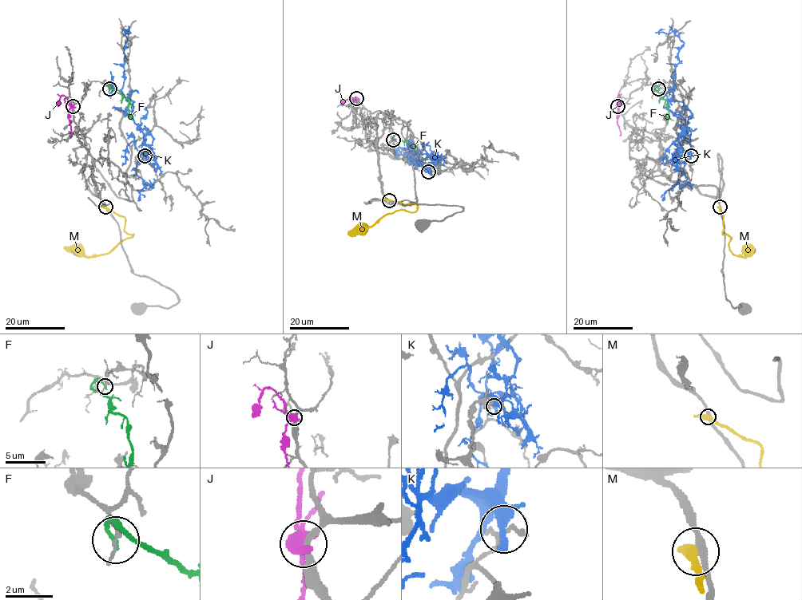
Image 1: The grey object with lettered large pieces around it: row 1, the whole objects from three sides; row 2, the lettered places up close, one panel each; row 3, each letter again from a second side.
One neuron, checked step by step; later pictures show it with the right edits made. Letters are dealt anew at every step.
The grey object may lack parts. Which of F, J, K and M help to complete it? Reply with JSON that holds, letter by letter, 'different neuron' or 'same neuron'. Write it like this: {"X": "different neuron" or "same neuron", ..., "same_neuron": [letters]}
{"F": "different neuron", "J": "different neuron", "K": "different neuron", "M": "different neuron", "same_neuron": []}

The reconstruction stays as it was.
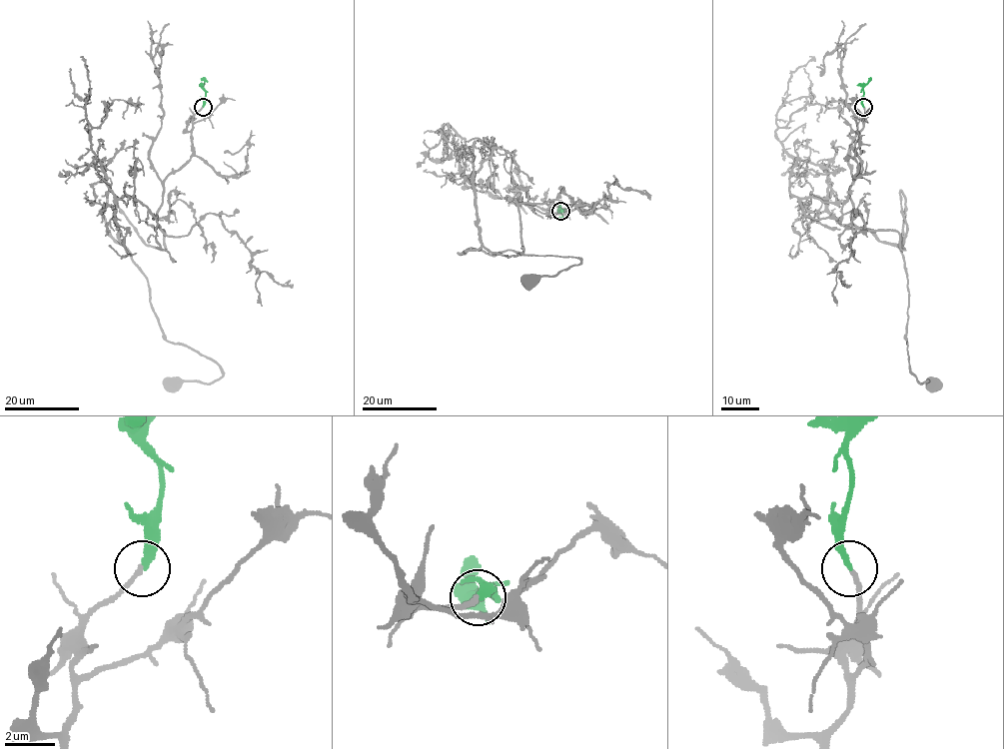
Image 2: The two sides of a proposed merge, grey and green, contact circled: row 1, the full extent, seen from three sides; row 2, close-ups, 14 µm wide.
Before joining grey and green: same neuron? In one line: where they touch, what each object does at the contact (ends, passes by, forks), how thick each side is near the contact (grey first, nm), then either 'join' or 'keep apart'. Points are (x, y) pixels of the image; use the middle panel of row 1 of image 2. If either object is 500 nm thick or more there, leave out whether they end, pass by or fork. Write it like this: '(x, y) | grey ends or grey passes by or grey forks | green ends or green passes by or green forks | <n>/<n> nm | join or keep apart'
(560, 211) | grey ends | green ends | 190/240 nm | join

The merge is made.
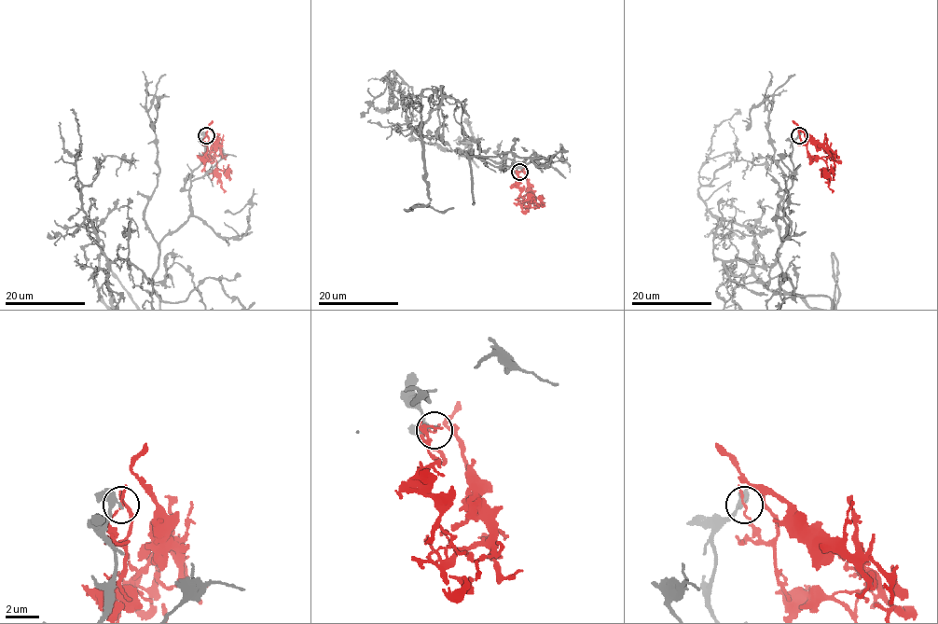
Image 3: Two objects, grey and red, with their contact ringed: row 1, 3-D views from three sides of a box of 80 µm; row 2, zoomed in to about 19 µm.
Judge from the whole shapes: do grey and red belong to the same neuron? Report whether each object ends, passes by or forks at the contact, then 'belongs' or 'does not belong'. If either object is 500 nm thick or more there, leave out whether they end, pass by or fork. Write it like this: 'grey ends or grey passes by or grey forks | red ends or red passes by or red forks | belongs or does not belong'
grey passes by | red passes by | does not belong

